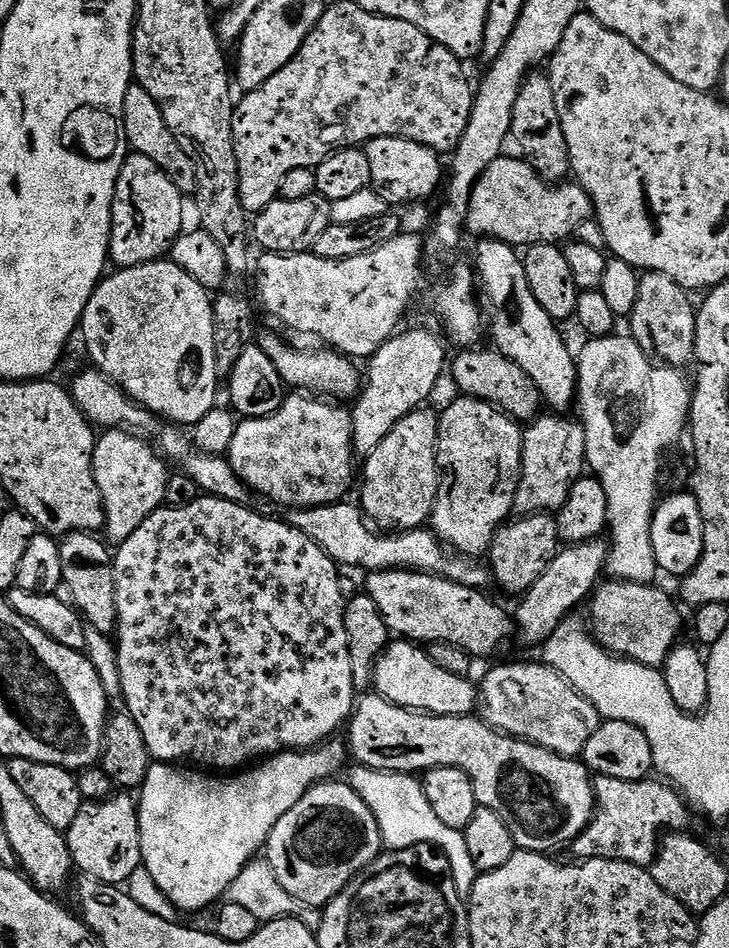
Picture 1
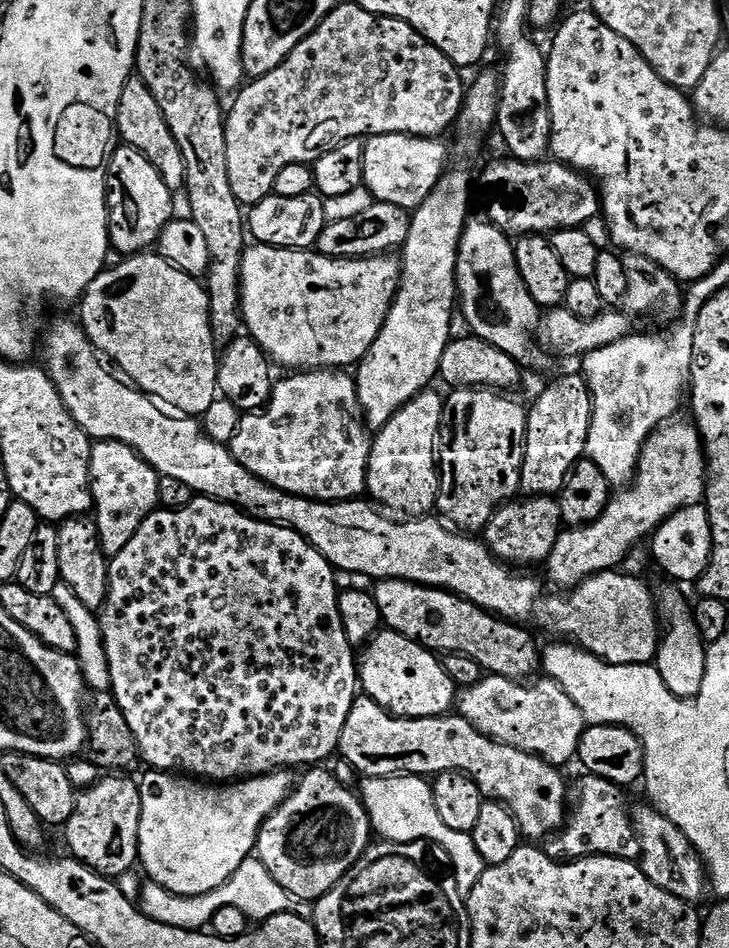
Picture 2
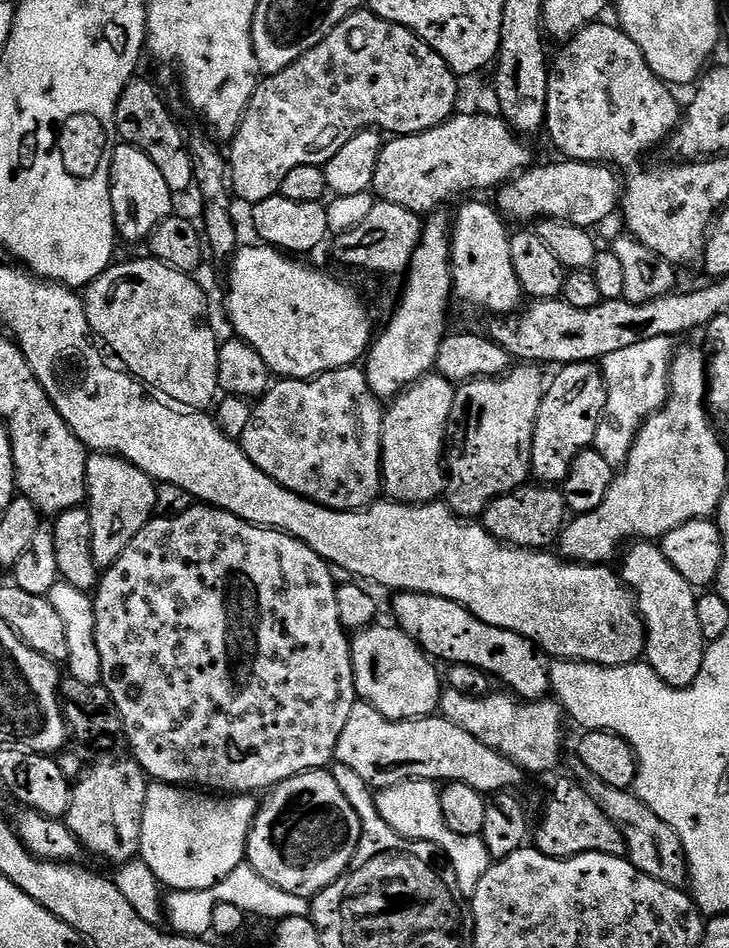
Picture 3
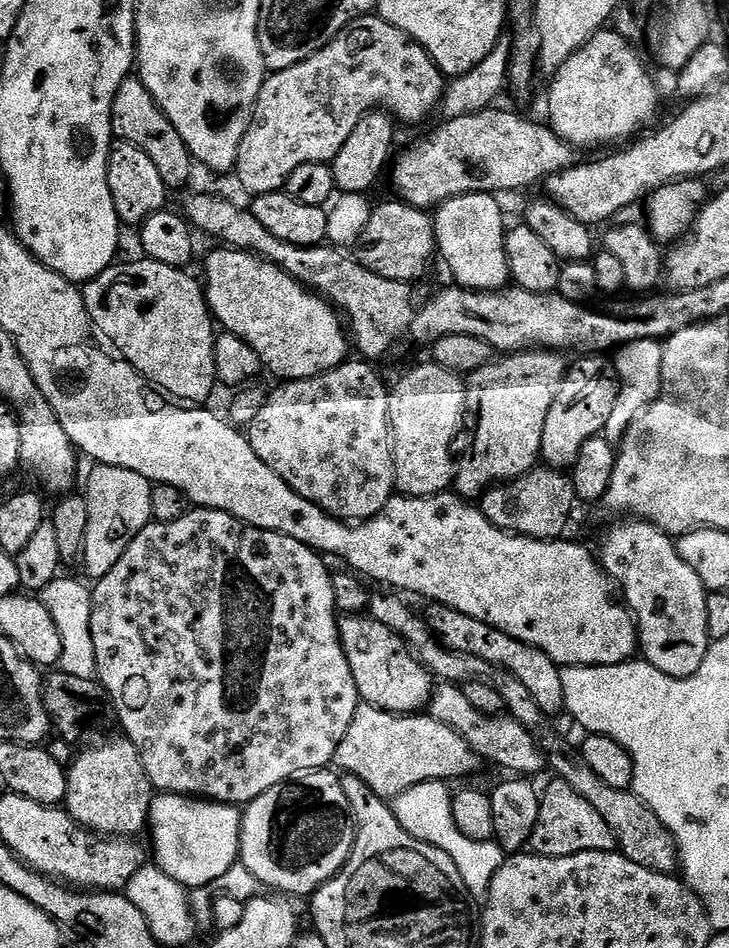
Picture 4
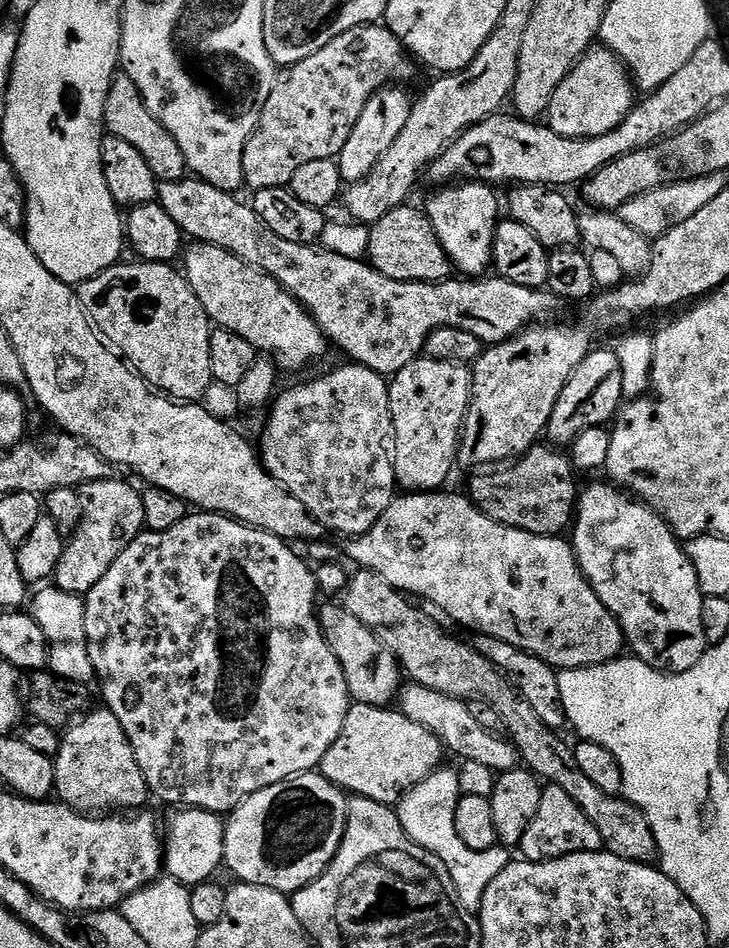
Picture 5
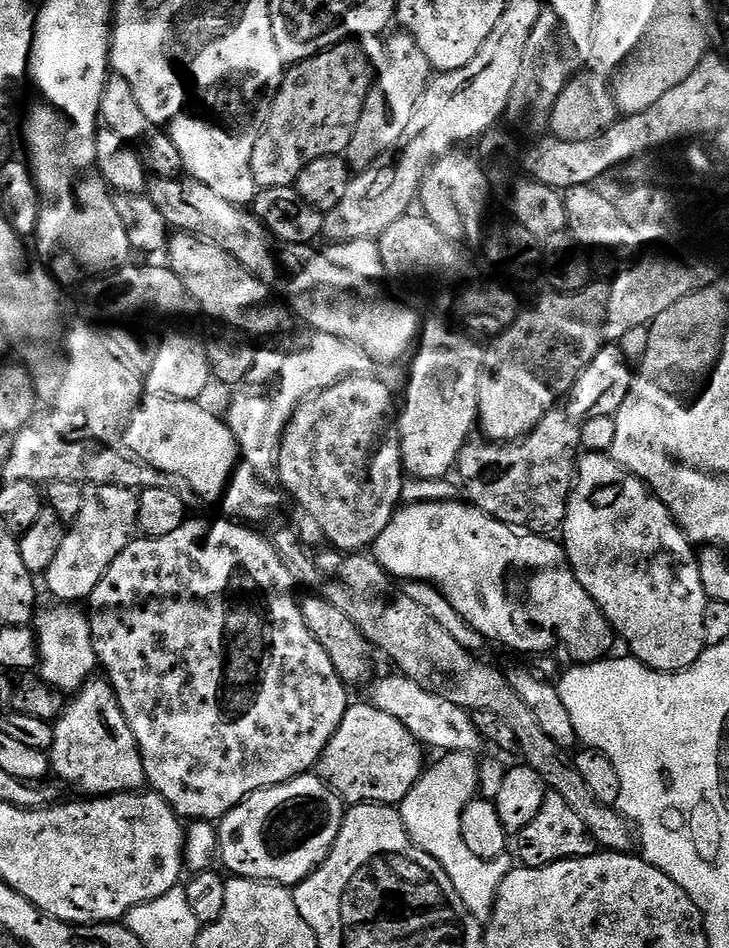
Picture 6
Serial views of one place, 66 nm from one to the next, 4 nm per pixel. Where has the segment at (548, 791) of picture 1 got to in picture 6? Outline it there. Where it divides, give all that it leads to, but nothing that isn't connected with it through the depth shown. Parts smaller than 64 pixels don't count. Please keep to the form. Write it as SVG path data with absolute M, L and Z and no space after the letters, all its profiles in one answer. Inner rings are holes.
M352 702L338 730L334 730L334 738L322 750L315 771L345 805L399 806L425 771L424 755L425 749L398 718L390 718L390 714L378 710L371 702Z

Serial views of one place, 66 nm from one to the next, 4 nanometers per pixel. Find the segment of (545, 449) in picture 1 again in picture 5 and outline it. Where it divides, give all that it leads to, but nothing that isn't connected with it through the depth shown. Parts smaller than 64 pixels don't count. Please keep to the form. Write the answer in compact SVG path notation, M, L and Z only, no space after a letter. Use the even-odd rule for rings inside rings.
M597 347L570 374L570 382L558 394L558 402L554 402L554 414L550 414L547 439L556 446L571 446L578 438L578 434L587 428L603 428L615 421L625 399L622 390L622 366L618 362L615 351Z

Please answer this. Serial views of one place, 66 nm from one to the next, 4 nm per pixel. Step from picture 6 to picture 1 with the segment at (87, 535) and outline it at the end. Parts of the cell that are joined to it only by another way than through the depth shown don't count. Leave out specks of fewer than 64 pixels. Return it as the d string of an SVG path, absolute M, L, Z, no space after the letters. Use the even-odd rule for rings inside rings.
M108 430L97 439L92 473L102 494L109 541L130 538L130 534L134 534L134 530L138 530L138 526L142 526L142 522L164 504L170 468L167 468L165 457L147 443L151 444L143 435L128 430Z

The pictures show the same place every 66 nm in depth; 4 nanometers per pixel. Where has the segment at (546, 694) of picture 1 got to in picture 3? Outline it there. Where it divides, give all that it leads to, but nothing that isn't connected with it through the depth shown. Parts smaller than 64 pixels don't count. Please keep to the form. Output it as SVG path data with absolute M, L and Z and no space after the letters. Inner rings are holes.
M445 687L440 694L438 712L443 719L466 730L466 734L474 734L474 738L490 750L510 758L510 762L518 765L521 772L554 771L560 764L560 751L564 748L564 709L552 698L525 702L504 692L496 690L487 696L470 696Z

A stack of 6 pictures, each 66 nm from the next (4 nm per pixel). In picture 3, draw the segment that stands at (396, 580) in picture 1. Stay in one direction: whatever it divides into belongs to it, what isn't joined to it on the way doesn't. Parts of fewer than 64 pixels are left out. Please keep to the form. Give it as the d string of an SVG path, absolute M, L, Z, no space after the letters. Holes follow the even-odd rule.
M397 591L393 596L396 596L392 600L392 612L396 615L395 627L407 634L415 644L419 644L420 649L427 652L433 661L444 660L445 665L474 666L487 672L489 677L509 684L504 686L525 702L545 699L552 692L549 657L534 642L522 638L522 634L490 626L474 618L470 610L450 598L438 598L429 592L402 591Z

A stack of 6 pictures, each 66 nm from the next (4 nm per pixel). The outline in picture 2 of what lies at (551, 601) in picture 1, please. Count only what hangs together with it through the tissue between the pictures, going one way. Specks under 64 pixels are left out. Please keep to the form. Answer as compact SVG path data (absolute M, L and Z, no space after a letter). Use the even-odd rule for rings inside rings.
M680 419L661 424L653 432L644 443L636 479L609 499L606 510L602 510L597 520L577 528L568 526L561 531L546 561L549 585L557 584L564 588L560 590L571 590L599 572L619 569L639 545L636 543L647 541L666 518L705 499L710 464L704 454L704 443L695 423Z

